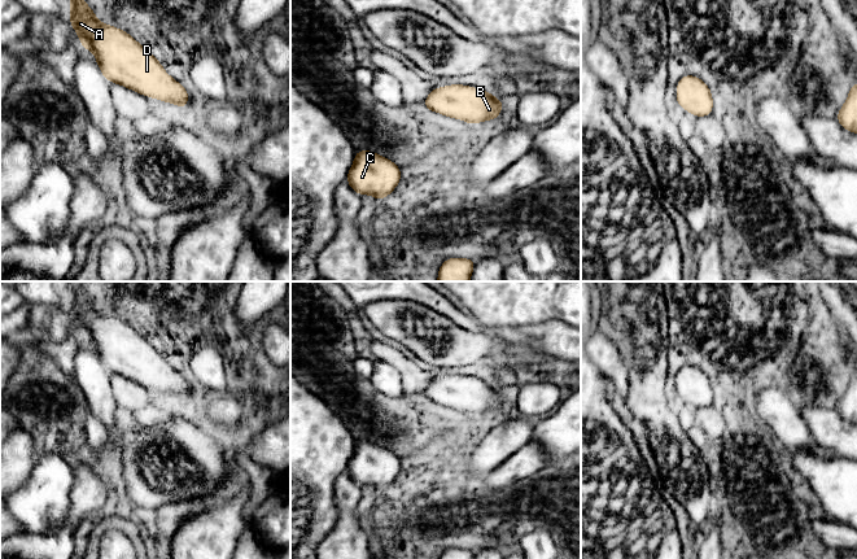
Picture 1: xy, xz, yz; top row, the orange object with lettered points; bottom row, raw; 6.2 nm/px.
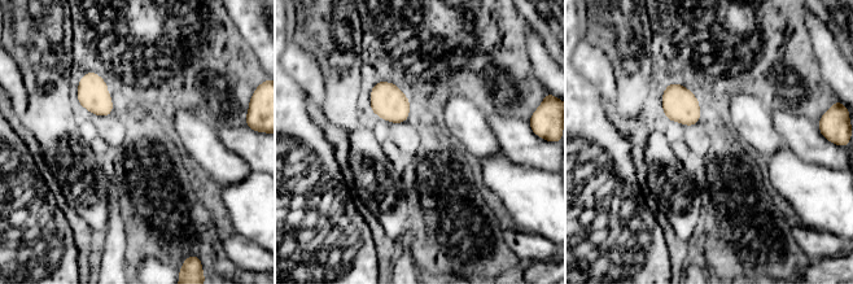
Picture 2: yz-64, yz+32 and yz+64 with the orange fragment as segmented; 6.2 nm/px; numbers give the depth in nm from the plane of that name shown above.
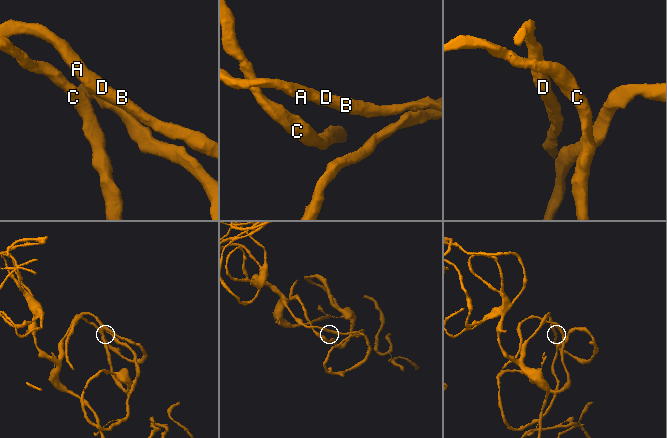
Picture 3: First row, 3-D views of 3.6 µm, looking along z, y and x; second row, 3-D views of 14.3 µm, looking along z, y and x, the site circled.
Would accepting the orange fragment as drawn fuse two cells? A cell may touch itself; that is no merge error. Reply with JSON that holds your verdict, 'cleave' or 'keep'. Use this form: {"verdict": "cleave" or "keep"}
{"verdict": "keep"}

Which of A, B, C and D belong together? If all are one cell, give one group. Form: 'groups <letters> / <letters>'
groups A B C D

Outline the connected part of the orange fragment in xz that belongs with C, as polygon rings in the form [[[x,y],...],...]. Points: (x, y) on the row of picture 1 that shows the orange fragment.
[[[357,150],[346,182],[358,195],[371,195],[379,201],[390,195],[399,180],[401,169],[394,162],[370,150]]]

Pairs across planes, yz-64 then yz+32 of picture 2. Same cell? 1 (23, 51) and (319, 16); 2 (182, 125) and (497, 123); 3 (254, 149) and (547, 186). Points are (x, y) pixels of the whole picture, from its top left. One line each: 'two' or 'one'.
1: one
2: two
3: two

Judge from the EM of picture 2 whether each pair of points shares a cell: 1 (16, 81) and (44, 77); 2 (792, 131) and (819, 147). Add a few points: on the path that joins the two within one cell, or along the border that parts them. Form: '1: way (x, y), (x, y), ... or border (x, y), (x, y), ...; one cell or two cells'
1: border (13, 57), (25, 87), (26, 109); two cells
2: way (799, 134), (813, 147); one cell

